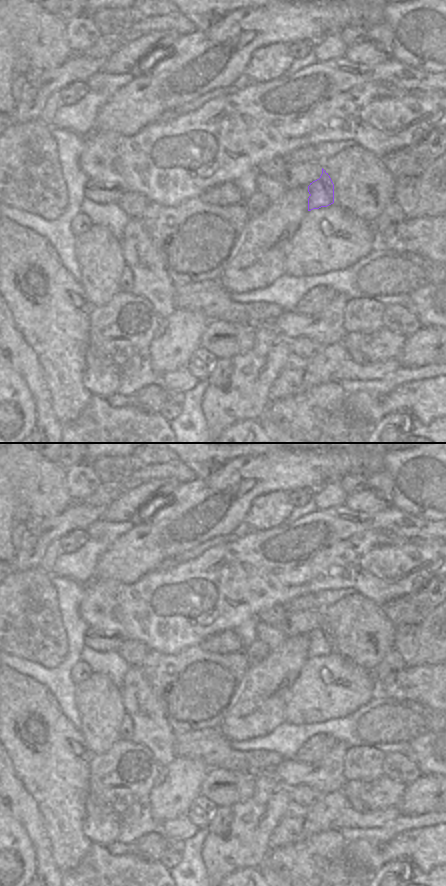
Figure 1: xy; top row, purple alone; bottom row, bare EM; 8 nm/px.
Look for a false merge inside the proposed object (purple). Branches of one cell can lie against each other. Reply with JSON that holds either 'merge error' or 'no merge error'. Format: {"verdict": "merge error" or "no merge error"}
{"verdict": "no merge error"}

